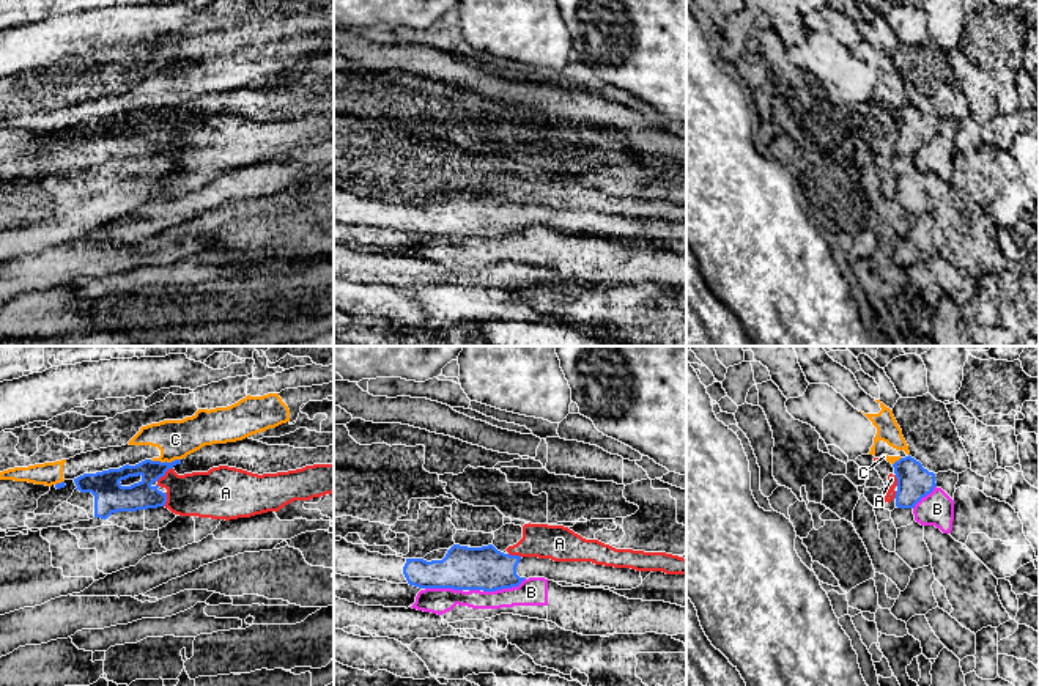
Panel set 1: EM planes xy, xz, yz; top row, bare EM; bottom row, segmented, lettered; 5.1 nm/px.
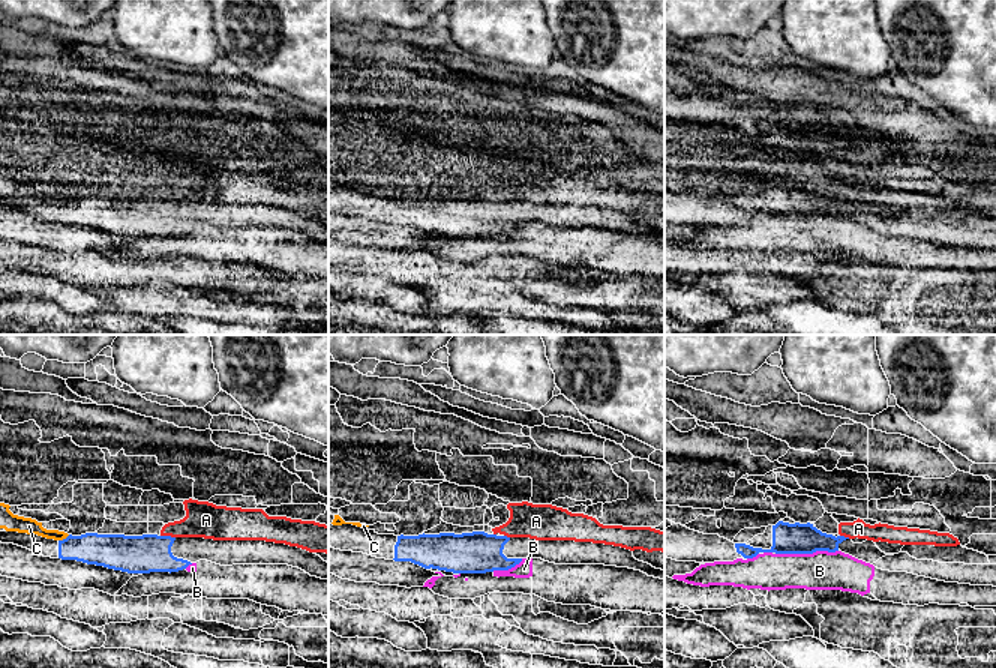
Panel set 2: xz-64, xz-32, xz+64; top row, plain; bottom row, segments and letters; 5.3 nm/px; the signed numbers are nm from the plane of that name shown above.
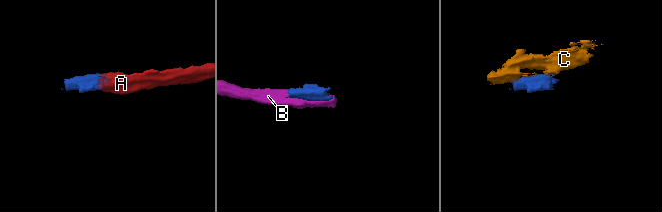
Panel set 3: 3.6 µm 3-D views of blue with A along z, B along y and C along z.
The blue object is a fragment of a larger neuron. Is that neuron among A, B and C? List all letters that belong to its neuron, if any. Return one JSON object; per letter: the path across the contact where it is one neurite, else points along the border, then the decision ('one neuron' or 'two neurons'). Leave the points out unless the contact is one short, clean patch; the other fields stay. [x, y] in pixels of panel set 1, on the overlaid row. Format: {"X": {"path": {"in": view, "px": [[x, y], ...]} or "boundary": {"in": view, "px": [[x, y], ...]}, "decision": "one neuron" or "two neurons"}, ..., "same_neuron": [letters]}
{"A": {"boundary": {"in": "xy", "px": [[172, 468], [156, 480]]}, "decision": "two neurons"}, "B": {"decision": "two neurons"}, "C": {"decision": "two neurons"}, "same_neuron": []}

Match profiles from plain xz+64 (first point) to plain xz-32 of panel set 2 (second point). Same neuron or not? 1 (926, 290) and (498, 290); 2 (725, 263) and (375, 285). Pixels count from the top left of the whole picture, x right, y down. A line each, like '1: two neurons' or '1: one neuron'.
1: two neurons
2: two neurons

